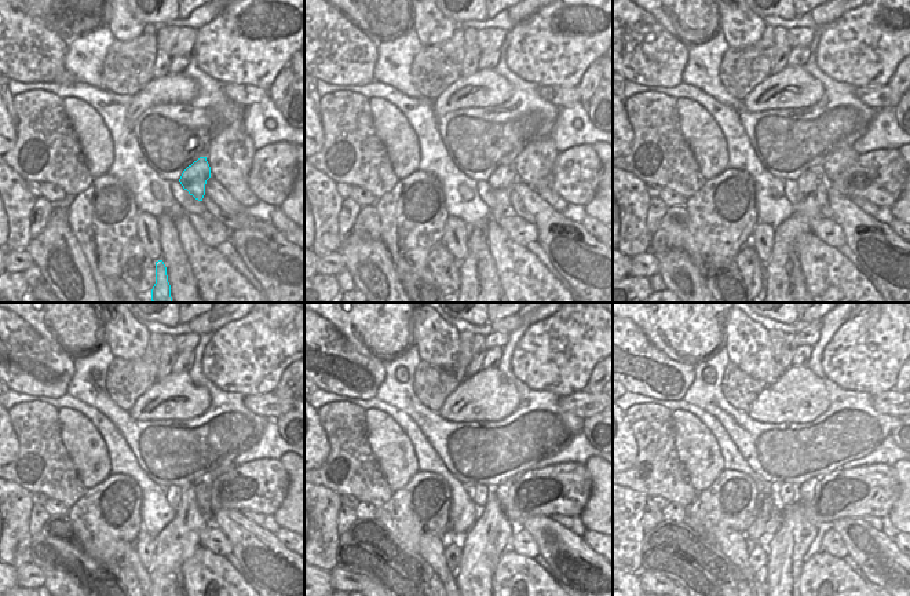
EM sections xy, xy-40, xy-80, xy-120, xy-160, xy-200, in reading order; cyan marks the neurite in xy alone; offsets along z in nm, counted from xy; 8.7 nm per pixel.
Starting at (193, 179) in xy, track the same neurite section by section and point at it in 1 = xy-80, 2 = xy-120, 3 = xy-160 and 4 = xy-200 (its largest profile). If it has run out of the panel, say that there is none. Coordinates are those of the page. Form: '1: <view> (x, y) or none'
1: xy-80 (785, 236)
2: xy-120 (176, 543)
3: xy-160 (482, 547)
4: xy-200 (786, 548)

